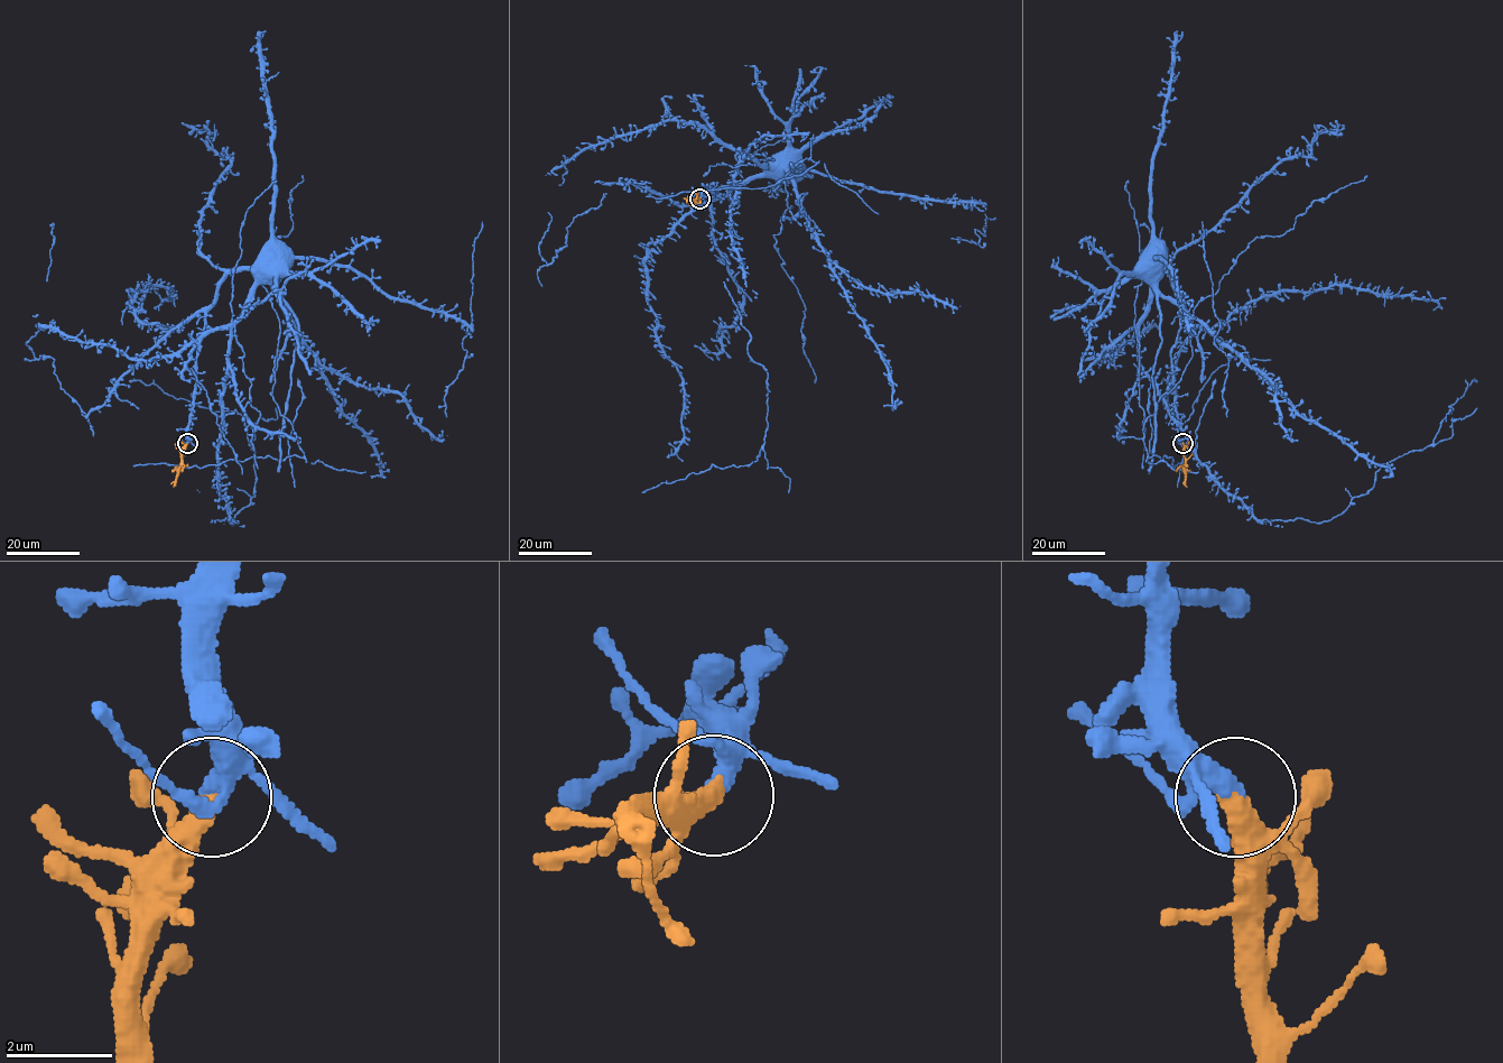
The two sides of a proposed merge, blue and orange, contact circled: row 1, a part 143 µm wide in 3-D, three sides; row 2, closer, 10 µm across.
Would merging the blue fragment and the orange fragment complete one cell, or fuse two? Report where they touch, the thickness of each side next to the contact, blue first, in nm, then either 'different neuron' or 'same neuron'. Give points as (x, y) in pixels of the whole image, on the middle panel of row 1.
at (699, 199); 300 nm thick on the blue side, 480 nm on the other; same neuron

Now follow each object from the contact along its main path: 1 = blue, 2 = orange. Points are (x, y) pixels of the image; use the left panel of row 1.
1: (187, 443), (197, 347), (216, 286), (240, 269), (257, 278), (272, 278), (275, 269)
2: (187, 443), (174, 487)

